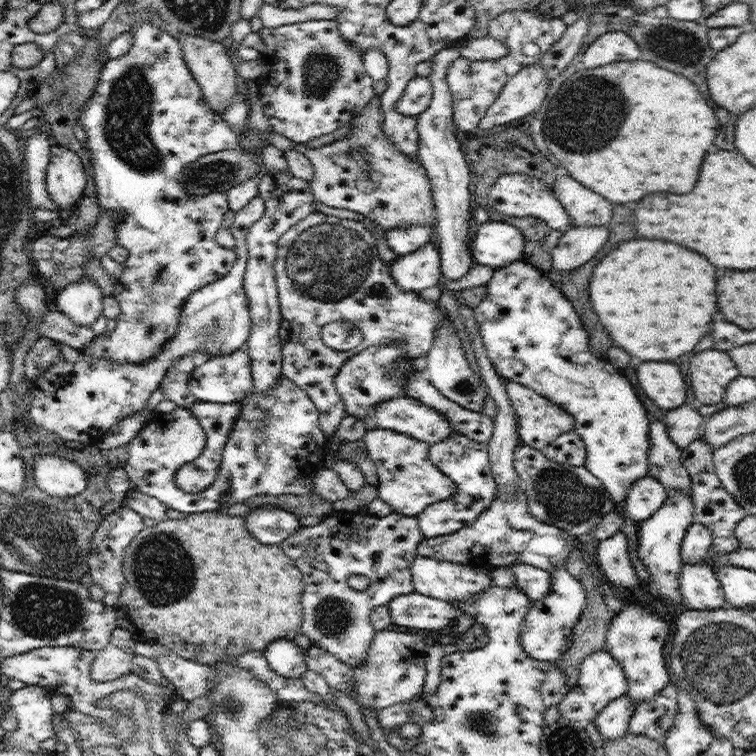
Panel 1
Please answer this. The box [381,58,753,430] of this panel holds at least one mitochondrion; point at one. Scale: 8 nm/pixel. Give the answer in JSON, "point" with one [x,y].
{"point":[584,129]}

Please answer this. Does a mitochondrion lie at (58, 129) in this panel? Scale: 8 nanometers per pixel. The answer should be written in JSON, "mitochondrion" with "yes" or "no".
{"mitochondrion":"no"}

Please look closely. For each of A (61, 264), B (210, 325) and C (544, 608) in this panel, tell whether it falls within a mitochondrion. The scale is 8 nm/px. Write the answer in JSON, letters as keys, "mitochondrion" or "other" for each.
{"A":"mitochondrion","B":"mitochondrion","C":"other"}

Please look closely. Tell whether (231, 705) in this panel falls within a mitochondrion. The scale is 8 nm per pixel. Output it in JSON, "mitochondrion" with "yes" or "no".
{"mitochondrion":"yes"}

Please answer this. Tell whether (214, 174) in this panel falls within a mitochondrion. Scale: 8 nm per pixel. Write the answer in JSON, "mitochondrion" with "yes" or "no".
{"mitochondrion":"yes"}

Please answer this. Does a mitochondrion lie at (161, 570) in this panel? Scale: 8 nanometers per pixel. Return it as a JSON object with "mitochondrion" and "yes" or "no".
{"mitochondrion":"yes"}

